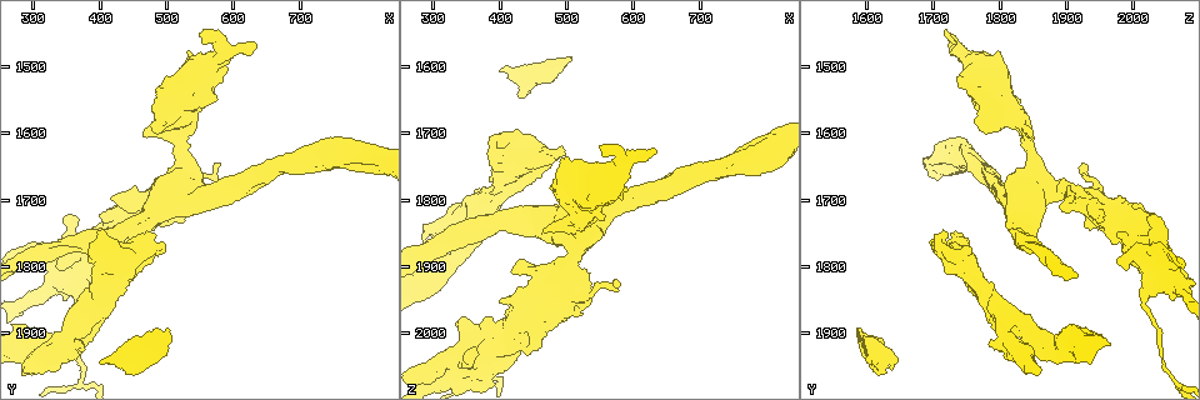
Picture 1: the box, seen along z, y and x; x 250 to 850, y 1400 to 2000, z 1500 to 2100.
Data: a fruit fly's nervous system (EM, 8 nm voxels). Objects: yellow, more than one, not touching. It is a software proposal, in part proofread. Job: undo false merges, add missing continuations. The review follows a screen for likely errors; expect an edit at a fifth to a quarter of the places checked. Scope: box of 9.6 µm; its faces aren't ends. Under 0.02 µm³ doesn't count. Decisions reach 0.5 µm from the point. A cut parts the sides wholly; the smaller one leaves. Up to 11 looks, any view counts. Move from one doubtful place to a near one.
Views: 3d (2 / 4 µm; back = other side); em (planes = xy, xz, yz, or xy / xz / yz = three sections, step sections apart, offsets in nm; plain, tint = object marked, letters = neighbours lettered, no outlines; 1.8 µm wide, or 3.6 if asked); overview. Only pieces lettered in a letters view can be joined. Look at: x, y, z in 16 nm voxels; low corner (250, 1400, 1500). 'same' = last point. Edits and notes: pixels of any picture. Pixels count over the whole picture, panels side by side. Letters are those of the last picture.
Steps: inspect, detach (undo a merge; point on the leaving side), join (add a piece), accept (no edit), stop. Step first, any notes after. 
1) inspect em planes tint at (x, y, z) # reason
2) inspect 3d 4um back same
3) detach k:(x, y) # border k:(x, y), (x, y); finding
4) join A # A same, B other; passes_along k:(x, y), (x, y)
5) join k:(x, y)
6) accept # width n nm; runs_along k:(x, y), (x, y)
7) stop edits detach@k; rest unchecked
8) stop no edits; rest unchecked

inspect 3d 4um back at (455, 1740, 1835) # branch point

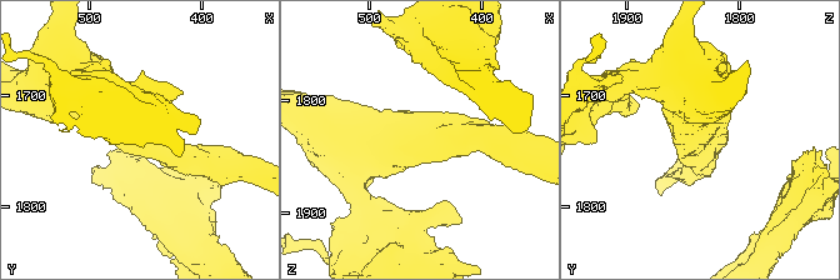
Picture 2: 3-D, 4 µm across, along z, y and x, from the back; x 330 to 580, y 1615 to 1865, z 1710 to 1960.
inspect em 3.6um planes plain at (454, 1736, 1836)

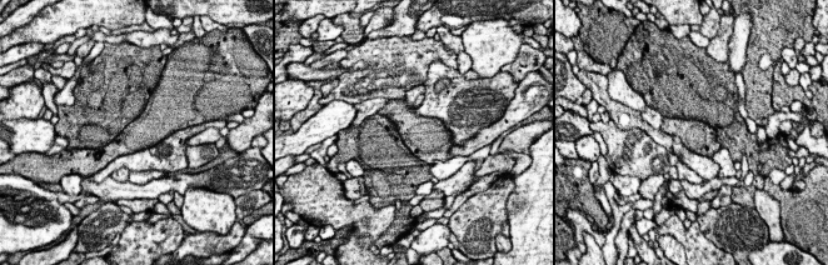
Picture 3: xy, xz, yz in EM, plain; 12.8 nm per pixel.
inspect em 3.6um planes letters same

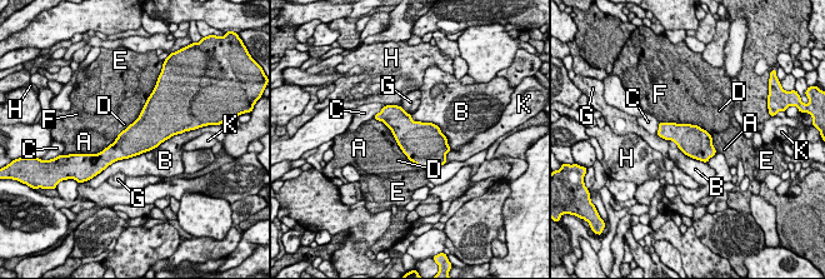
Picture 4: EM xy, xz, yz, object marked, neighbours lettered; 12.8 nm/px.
accept # A other, B other, C other, D other, E other, F other, G other, H other, K other; border 4:(396, 142), (401, 152), (421, 168); all the same neuron

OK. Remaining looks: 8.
inspect 3d 4um at (440, 1935, 1615) # thick turns thin

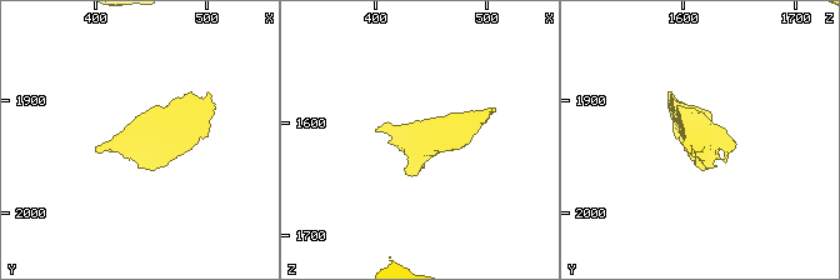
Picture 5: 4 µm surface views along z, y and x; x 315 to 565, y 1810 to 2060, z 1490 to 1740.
inspect em planes tint at (440, 1932, 1616)

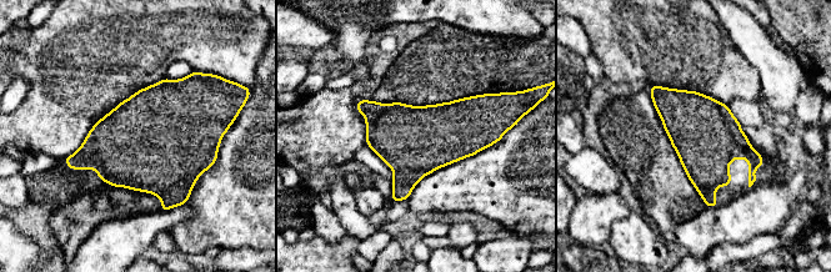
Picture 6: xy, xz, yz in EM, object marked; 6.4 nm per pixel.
inspect em planes letters same # what lies round it

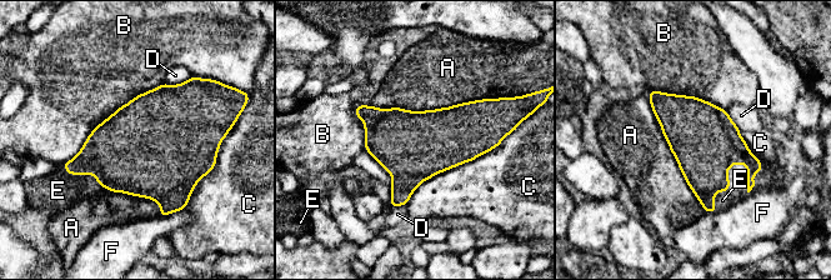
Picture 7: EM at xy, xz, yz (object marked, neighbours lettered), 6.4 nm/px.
join E # width 440 nm; A other, B other, C other, D other, E same, F other; passes_along 7:(119, 153), (86, 174), (58, 190); it goes on there

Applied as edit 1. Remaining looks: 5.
inspect em xz step 8 tint at (290, 1905, 1905) # arms part here

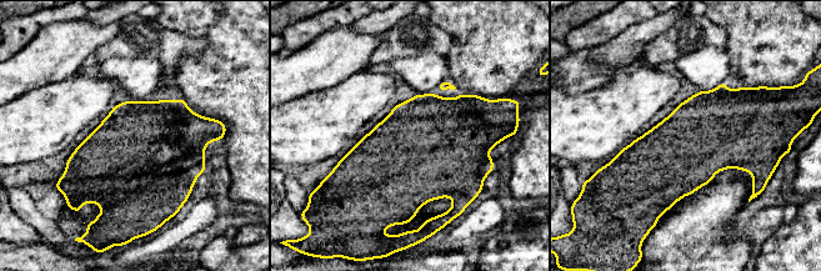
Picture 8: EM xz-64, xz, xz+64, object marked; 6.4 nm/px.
inspect em yz step 16 tint same # another direction

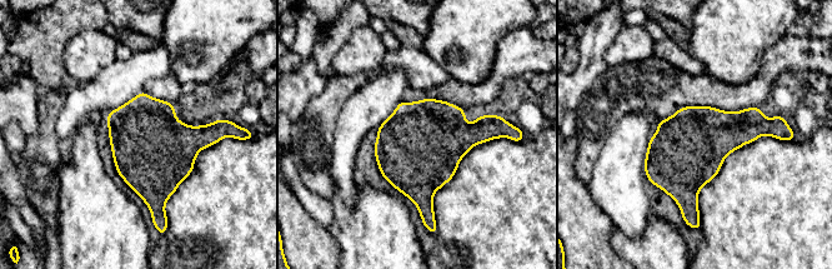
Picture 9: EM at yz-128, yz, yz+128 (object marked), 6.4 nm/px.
inspect em yz step 16 letters same # see the neighbours

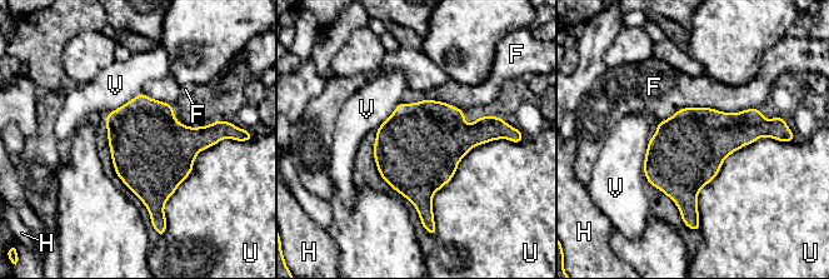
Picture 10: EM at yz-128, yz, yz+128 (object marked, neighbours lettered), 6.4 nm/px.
accept # F other, H other, U other, V other; border 10:(141, 91), (106, 115); one neuron here

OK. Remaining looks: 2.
inspect em 3.6um planes tint at (365, 1850, 2015) # sudden change in width

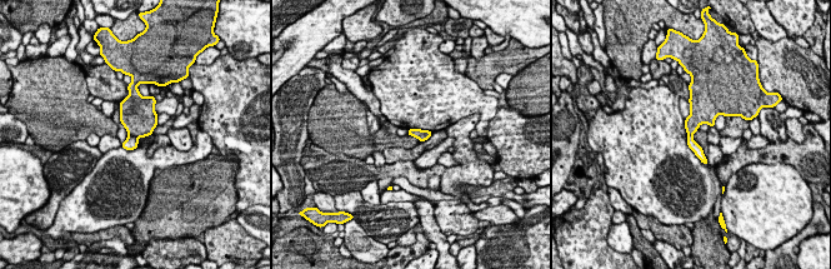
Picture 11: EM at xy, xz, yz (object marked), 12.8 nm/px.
inspect em 3.6um planes letters same # what lies round it

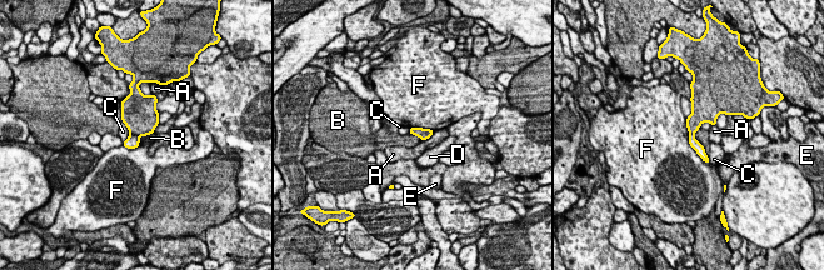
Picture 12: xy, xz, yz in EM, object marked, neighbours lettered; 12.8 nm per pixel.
detach 12:(133, 141) # width 160 nm; A other, B other, C other, D other, E other, F other; border 12:(130, 133), (139, 136); two neurons meet here

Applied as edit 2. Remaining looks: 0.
stop edits join@7, detach@12; rest unchecked

